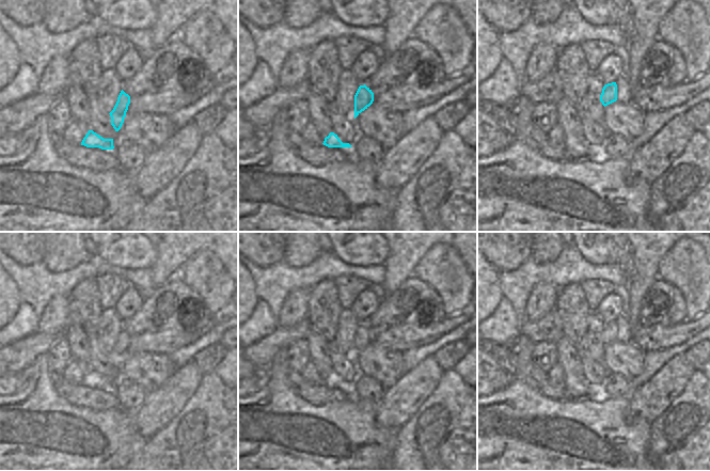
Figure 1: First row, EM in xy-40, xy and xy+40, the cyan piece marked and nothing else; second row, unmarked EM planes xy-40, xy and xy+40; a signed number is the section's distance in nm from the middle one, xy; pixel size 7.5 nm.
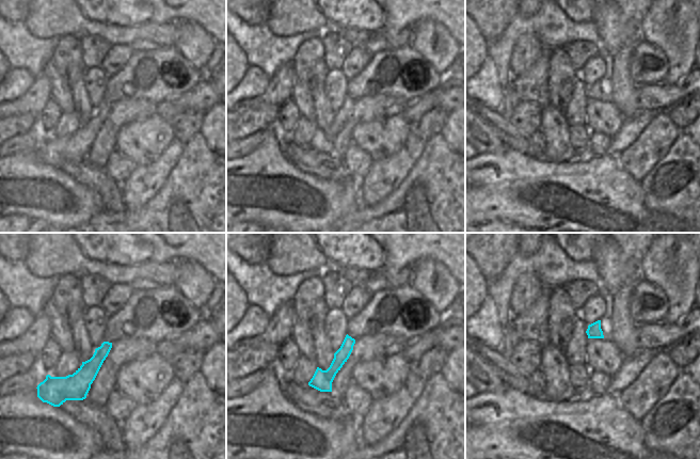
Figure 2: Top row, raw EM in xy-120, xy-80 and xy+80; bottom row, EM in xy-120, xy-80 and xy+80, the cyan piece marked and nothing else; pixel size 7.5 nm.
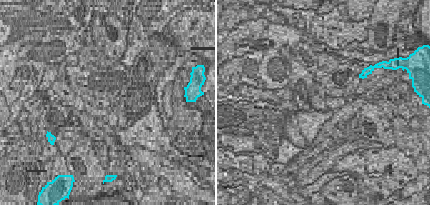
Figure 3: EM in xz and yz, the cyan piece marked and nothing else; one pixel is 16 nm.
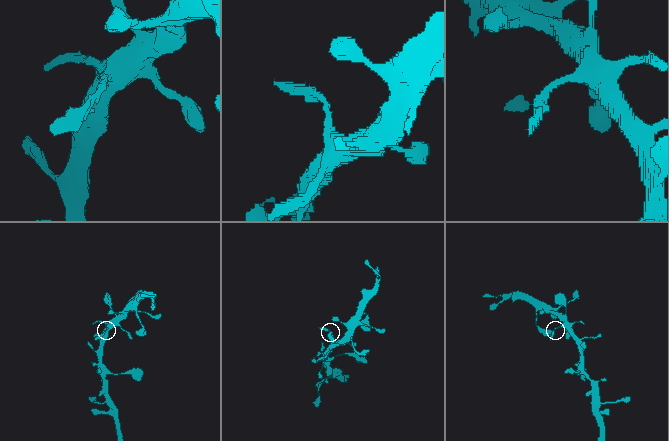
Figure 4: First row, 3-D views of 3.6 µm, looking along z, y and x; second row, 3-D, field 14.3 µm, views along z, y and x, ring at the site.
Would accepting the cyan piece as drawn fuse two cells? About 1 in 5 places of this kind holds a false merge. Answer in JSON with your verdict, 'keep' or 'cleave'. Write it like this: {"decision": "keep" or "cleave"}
{"decision": "keep"}

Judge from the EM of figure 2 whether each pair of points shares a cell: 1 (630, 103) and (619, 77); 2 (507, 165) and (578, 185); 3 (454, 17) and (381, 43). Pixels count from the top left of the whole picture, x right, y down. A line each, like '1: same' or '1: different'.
1: same
2: same
3: different

